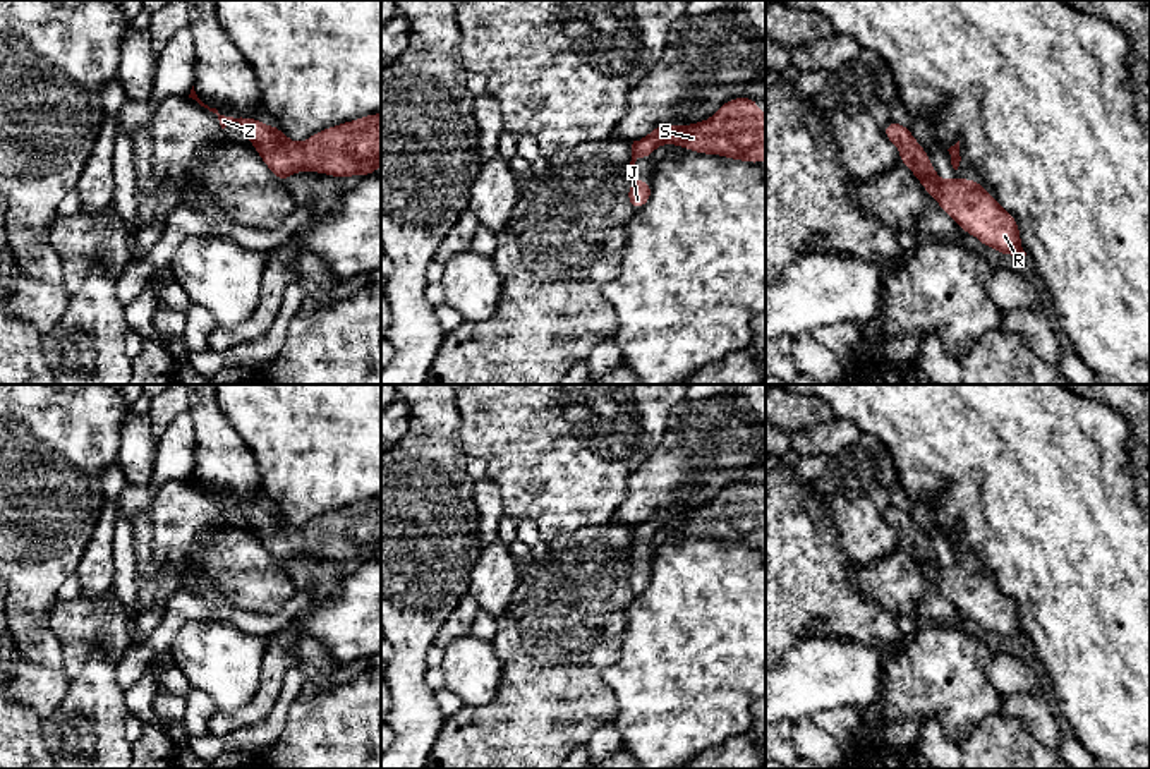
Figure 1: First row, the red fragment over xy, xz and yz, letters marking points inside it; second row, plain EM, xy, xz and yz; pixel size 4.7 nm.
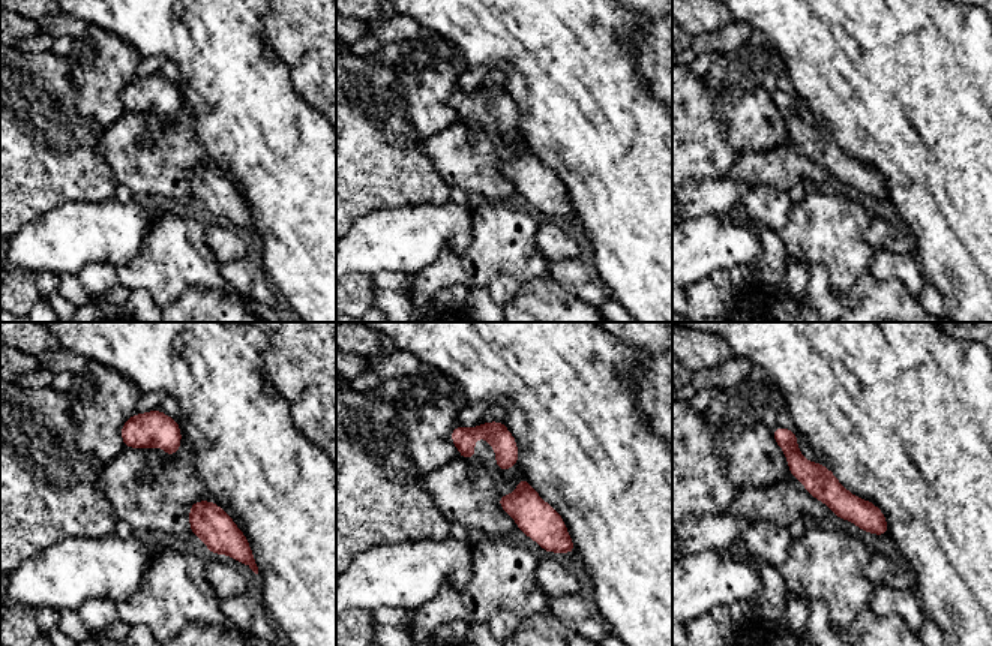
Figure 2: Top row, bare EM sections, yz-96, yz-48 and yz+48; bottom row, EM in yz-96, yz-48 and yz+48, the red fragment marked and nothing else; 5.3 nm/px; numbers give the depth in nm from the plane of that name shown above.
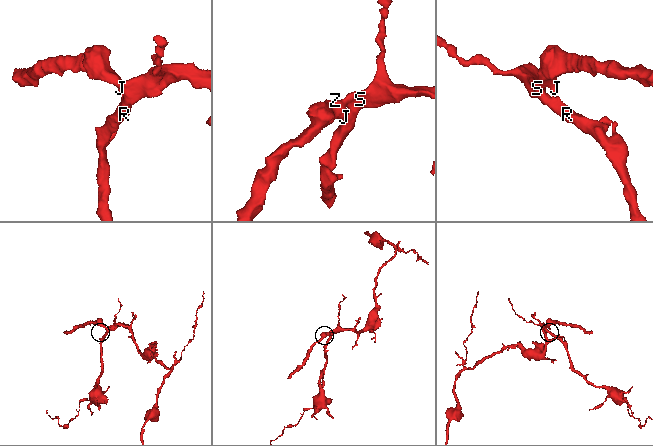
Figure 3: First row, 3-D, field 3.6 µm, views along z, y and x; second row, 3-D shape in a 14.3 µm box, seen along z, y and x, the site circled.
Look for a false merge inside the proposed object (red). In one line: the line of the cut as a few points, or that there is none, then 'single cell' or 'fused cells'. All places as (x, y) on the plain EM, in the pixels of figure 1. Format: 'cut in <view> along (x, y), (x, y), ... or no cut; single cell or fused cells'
no cut; single cell

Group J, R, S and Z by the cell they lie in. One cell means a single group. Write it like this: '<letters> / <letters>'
J R S Z

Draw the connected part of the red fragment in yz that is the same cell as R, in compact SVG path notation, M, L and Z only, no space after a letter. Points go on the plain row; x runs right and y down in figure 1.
M891 505L882 515L886 524L899 532L899 546L963 616L1001 639L1026 640L1014 601L1002 594L978 565L965 565L958 560L953 565L939 563L929 539L906 510Z

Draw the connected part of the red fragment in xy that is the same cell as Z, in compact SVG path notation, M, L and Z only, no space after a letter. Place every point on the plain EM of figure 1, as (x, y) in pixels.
M194 470L189 482L218 500L221 513L239 506L261 544L283 566L297 556L318 556L336 563L371 560L381 551L381 498L366 500L312 518L304 527L290 525L278 510L263 510L257 501L233 503L204 489Z

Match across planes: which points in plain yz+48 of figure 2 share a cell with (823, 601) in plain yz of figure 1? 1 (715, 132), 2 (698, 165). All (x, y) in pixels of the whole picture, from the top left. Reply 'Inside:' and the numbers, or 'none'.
Inside: 1, 2

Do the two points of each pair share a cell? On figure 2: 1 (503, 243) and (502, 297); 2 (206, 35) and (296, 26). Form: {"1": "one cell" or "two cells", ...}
{"1": "one cell", "2": "two cells"}

